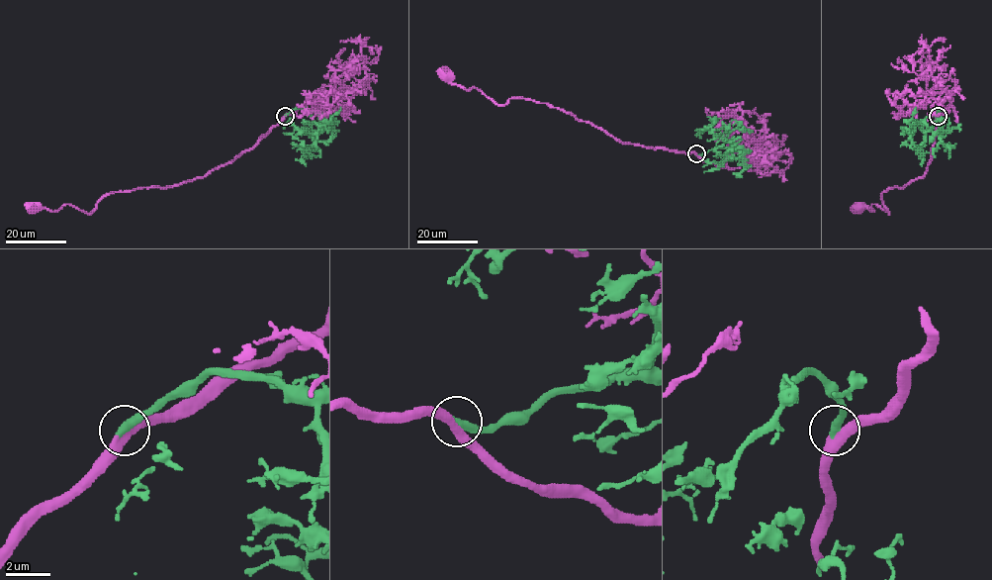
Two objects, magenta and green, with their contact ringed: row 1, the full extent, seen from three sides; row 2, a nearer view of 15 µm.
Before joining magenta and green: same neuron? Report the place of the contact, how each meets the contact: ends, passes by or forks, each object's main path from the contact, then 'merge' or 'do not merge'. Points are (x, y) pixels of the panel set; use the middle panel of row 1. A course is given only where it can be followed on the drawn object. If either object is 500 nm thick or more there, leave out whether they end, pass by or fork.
at (696, 153); magenta passes by; green ends there; magenta runs (696, 154), (622, 144), (545, 103), (519, 97), (497, 106), (477, 89), (453, 84), (445, 74); green runs (696, 154), (718, 147), (734, 148), (743, 153), (738, 158), (726, 156), (718, 168), (704, 172); merge

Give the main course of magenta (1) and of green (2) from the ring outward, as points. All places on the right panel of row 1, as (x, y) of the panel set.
1: (938, 116), (931, 159), (923, 176), (881, 194), (889, 213), (875, 204), (872, 211), (858, 207)
2: (938, 116), (934, 108), (933, 113), (943, 124), (940, 142), (946, 145), (955, 144)

